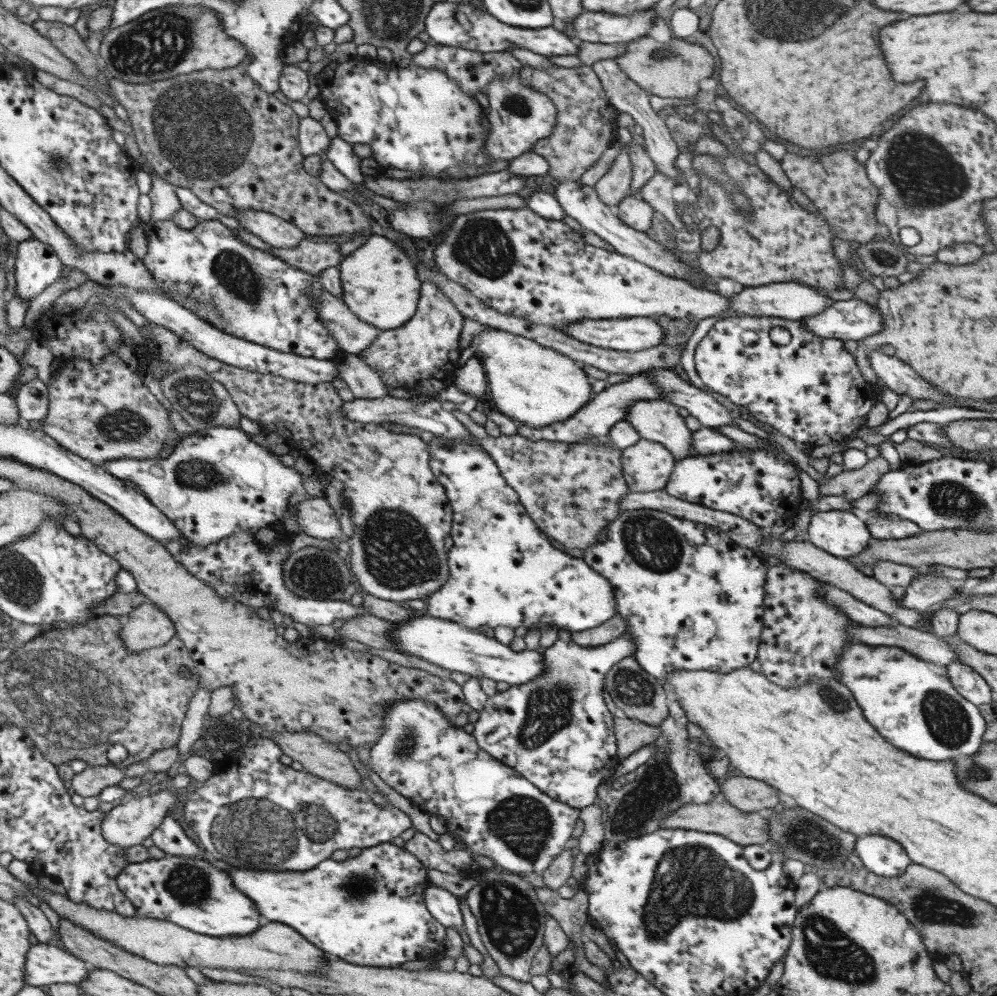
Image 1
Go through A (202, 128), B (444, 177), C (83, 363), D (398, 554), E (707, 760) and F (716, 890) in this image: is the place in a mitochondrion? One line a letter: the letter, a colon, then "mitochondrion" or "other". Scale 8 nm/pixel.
A: mitochondrion
B: other
C: other
D: mitochondrion
E: other
F: mitochondrion

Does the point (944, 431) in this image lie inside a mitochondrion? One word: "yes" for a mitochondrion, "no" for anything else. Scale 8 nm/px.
no

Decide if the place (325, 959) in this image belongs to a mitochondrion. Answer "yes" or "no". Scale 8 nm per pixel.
no

